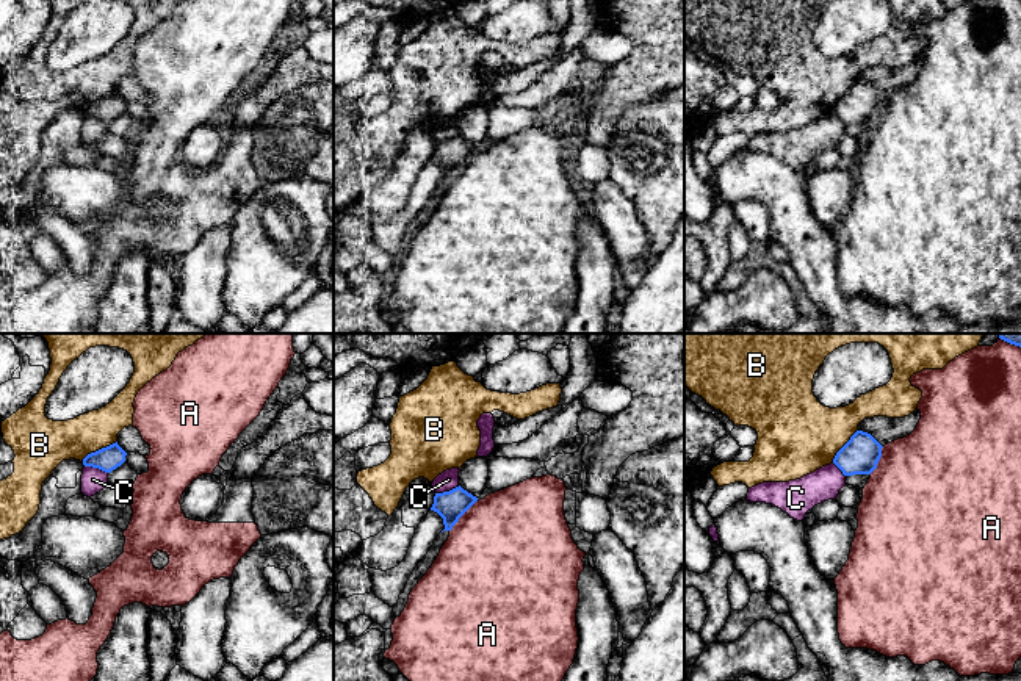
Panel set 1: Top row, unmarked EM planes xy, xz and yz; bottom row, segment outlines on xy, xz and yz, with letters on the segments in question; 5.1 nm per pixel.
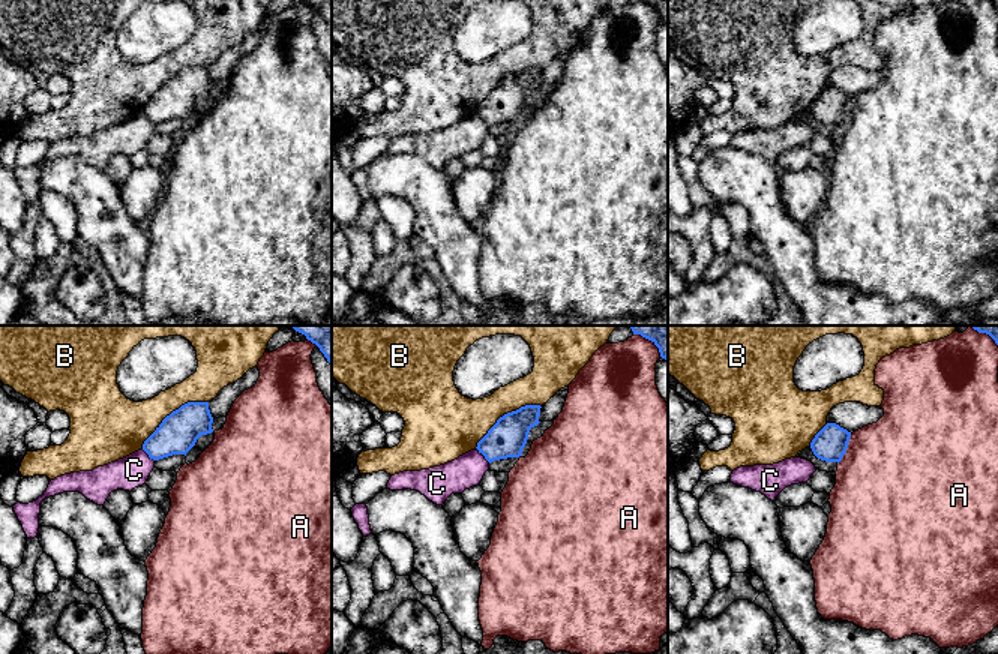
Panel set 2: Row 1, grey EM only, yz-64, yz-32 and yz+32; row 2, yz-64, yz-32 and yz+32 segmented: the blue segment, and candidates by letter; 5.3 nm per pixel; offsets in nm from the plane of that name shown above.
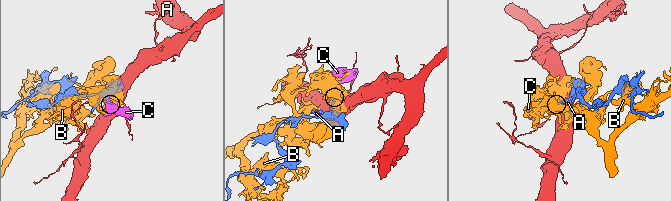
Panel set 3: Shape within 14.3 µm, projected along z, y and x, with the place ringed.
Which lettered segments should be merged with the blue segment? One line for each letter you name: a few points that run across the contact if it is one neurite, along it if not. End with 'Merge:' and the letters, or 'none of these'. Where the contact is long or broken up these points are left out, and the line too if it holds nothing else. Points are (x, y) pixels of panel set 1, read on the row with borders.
Merge: none of these

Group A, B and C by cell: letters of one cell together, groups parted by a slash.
A / B / C

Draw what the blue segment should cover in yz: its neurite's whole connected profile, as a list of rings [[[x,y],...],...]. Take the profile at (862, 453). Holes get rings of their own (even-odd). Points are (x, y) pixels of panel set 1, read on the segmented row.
[[[857,431],[836,452],[833,463],[844,476],[871,474],[882,457],[882,448],[871,434]]]

